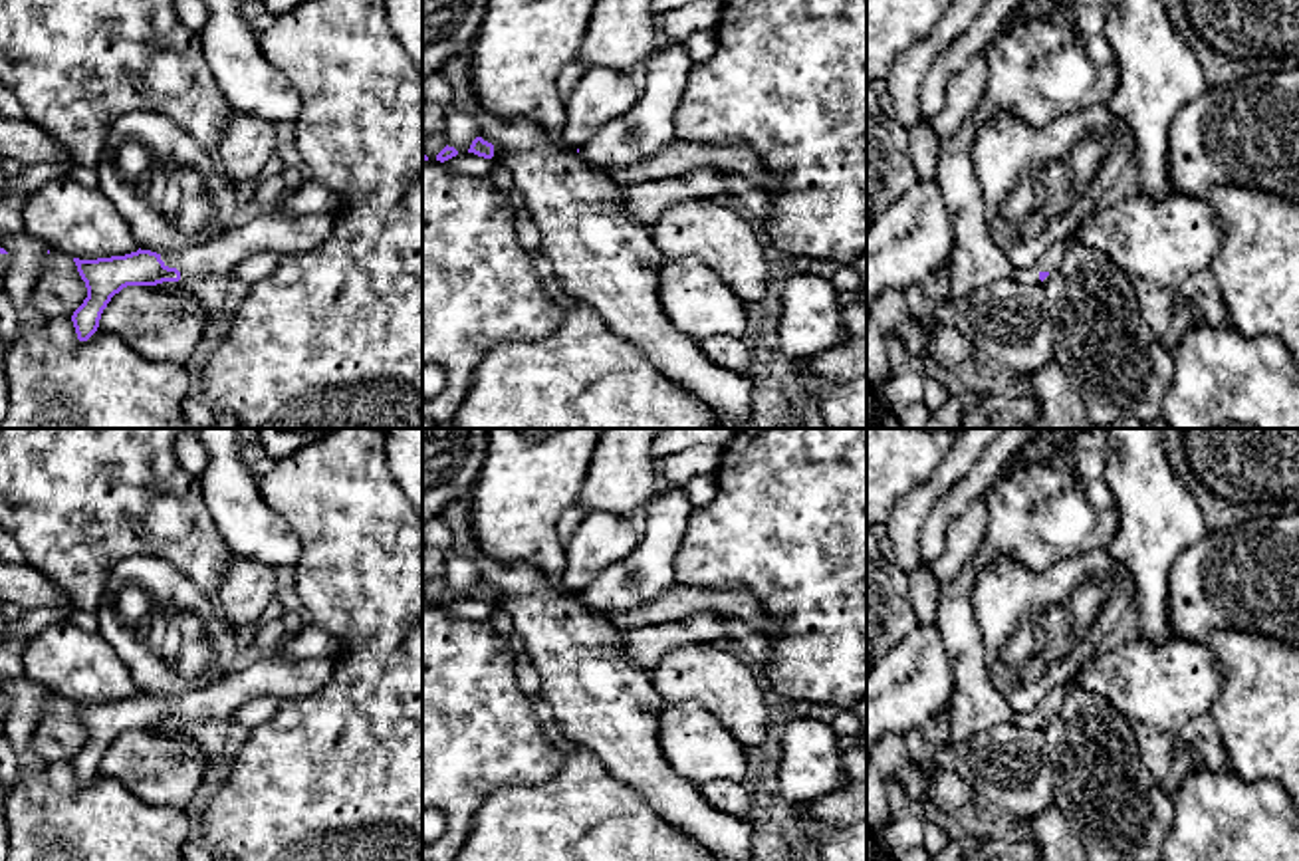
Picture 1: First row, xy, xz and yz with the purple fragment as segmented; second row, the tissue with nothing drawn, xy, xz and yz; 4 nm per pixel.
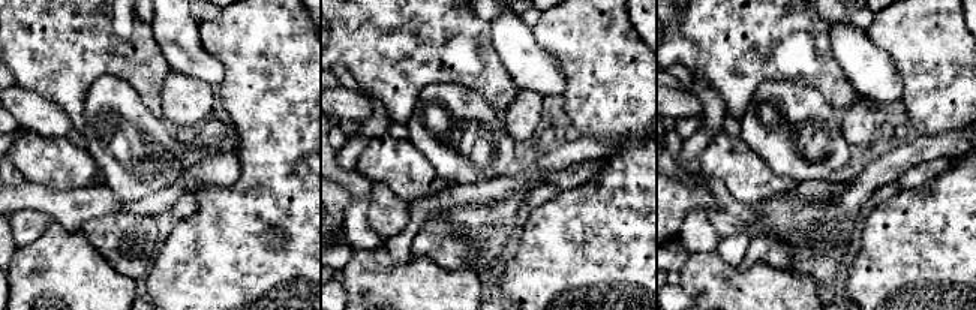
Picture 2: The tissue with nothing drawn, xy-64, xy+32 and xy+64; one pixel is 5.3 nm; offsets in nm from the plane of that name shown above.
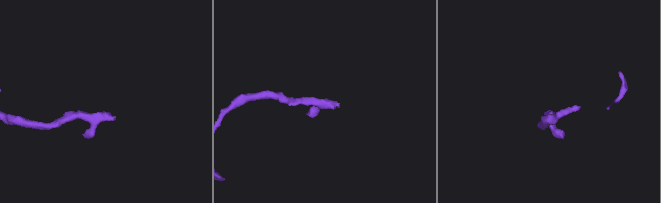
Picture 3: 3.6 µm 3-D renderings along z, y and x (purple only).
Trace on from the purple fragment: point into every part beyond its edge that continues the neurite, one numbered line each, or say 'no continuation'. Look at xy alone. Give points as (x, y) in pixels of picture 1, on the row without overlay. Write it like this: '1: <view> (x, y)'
1: xy (268, 675)

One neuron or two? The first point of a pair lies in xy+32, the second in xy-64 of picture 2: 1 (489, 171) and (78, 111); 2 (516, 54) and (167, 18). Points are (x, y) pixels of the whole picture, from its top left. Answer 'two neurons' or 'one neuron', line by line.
1: two neurons
2: one neuron

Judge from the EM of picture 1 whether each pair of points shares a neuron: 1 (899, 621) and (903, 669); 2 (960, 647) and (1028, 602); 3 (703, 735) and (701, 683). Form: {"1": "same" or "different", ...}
{"1": "different", "2": "different", "3": "different"}

